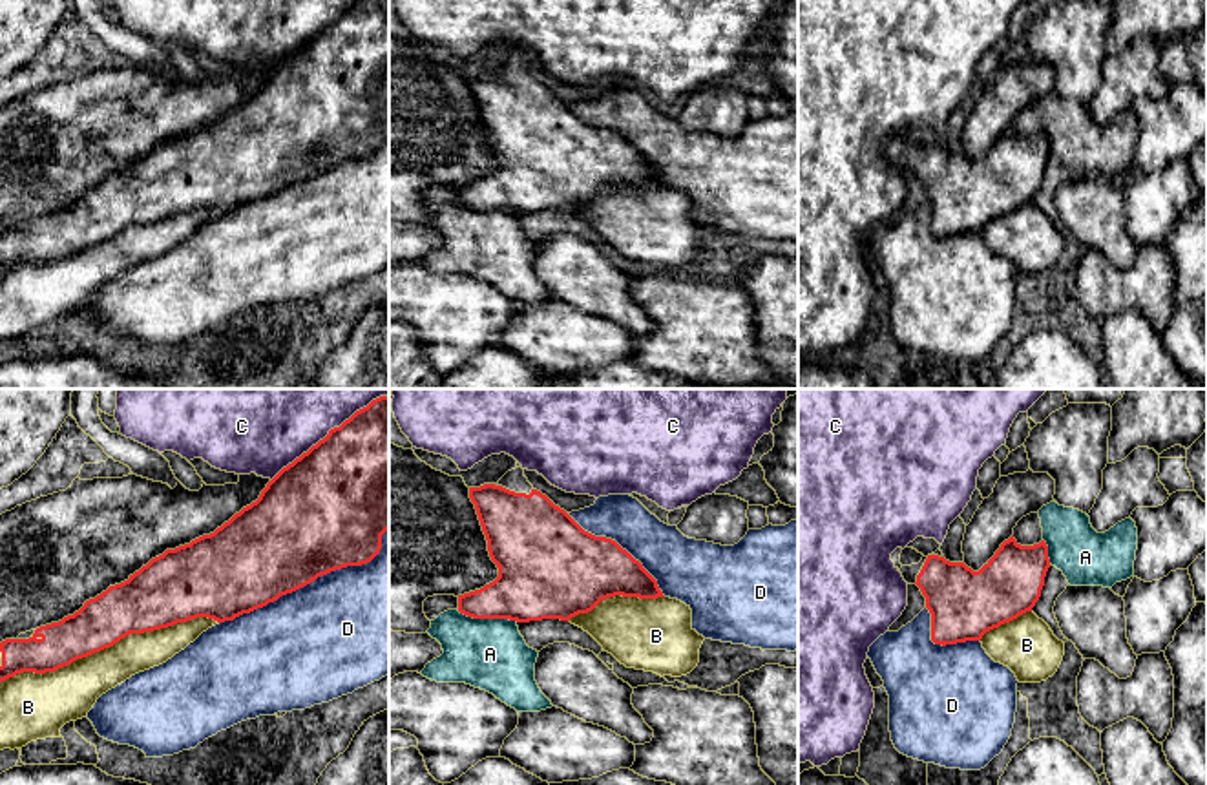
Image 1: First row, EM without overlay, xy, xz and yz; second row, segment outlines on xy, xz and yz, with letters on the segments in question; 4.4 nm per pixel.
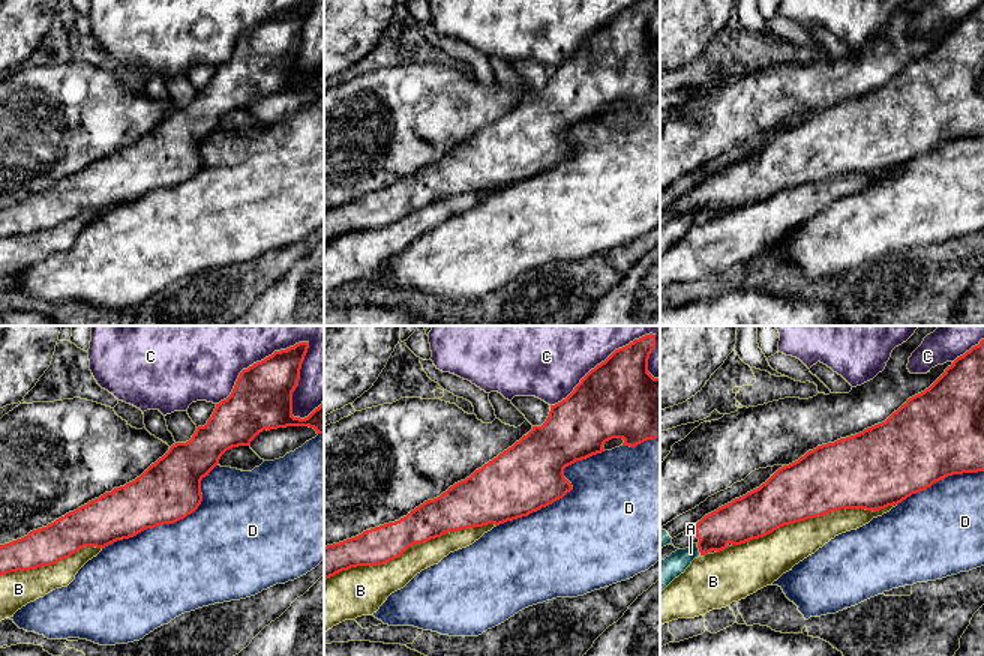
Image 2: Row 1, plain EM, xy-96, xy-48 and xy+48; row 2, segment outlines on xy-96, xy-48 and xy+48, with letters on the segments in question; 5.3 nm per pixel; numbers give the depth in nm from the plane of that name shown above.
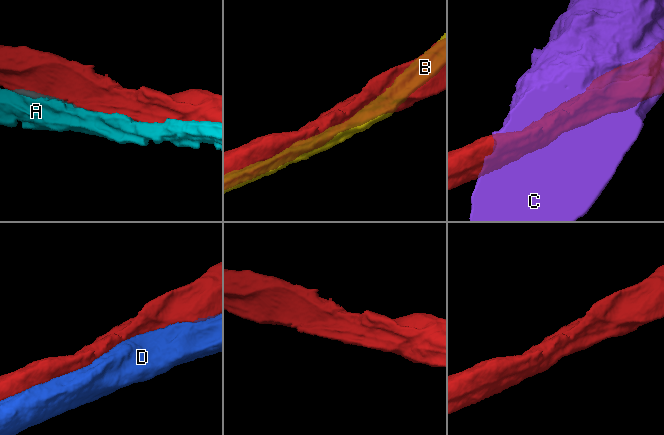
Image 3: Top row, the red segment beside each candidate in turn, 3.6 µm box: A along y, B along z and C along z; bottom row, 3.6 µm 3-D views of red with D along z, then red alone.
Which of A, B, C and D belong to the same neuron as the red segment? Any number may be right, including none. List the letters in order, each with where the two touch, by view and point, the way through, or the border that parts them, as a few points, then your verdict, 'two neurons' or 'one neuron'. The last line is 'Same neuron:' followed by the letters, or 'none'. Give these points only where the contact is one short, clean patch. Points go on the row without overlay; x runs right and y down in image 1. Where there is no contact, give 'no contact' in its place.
A: meets red in xz at (488, 209); two neurons
B: meets red in xy at (108, 238); two neurons
C: meets red in xy at (316, 35); two neurons
D: meets red in xy at (311, 172); two neurons
Same neuron: none

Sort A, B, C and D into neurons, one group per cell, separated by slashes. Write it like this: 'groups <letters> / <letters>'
groups A / B / C / D

